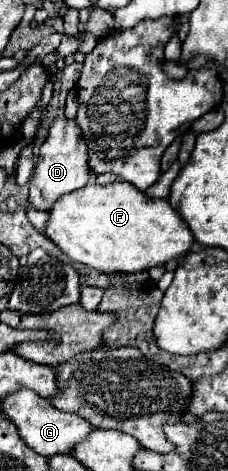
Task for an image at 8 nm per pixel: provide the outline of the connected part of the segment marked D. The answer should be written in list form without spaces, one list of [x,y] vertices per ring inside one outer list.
[[[73,62],[64,69],[59,94],[59,113],[57,113],[55,121],[51,123],[51,127],[49,127],[49,135],[47,135],[45,143],[41,145],[41,149],[39,149],[39,159],[37,159],[37,165],[35,165],[33,175],[29,179],[29,203],[35,209],[41,209],[41,211],[49,211],[53,207],[55,199],[59,199],[59,195],[77,191],[77,189],[85,187],[87,181],[89,181],[89,161],[87,161],[85,133],[75,123],[75,119],[65,117],[65,102],[68,90],[75,87],[82,68],[83,63]]]

